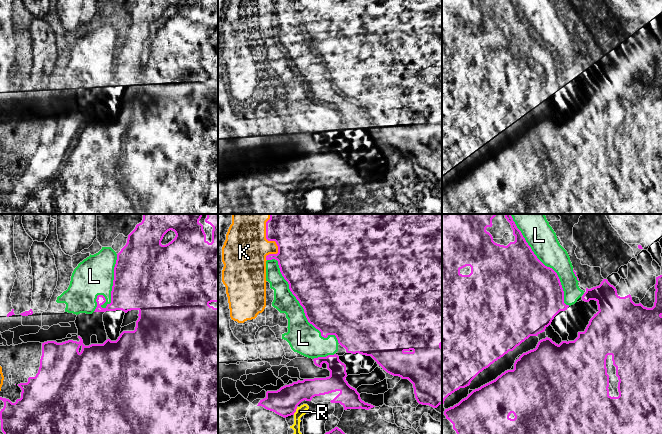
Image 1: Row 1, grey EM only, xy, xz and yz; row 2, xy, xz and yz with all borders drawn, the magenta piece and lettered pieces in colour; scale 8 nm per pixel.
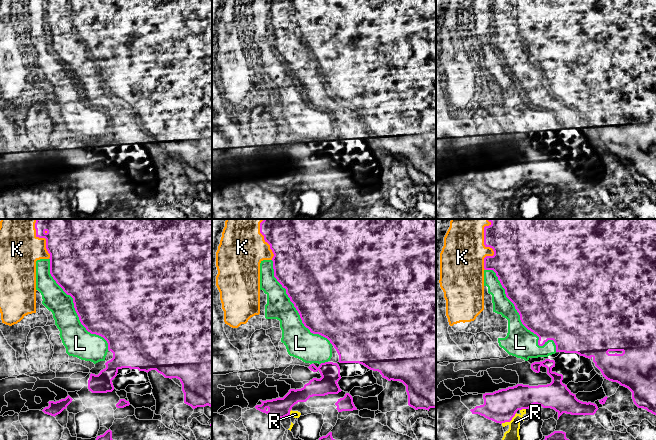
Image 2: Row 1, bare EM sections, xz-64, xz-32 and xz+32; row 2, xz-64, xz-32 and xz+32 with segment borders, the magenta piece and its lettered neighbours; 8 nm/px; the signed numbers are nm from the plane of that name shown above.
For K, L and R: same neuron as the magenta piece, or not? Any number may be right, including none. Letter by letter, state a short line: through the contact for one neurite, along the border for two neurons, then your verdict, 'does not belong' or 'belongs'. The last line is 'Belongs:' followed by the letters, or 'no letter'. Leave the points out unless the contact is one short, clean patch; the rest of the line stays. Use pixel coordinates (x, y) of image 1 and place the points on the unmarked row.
K: does not belong
L: does not belong
R: does not belong
Belongs: no letter

